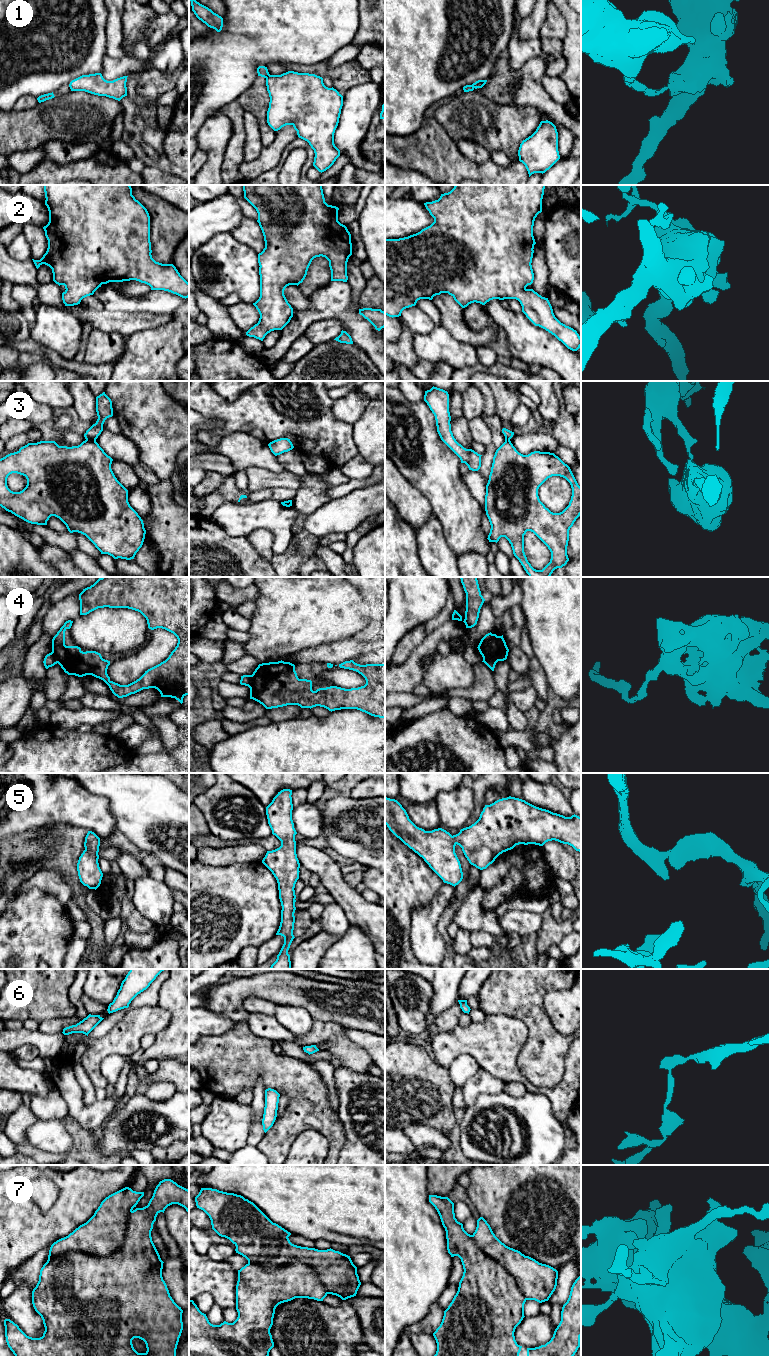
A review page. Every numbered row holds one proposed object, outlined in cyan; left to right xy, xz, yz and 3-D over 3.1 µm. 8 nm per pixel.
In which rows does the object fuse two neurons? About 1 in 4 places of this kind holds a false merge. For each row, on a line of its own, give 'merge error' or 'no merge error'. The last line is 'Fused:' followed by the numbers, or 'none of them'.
1: merge error
2: no merge error
3: merge error
4: merge error
5: no merge error
6: no merge error
7: no merge error
Fused: 1, 3, 4

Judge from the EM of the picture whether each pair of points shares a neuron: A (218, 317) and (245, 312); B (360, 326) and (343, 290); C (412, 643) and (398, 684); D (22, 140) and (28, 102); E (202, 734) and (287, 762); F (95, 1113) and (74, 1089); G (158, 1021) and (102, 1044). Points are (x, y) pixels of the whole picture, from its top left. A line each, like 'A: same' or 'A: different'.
A: different
B: same
C: different
D: different
E: different
F: same
G: same

